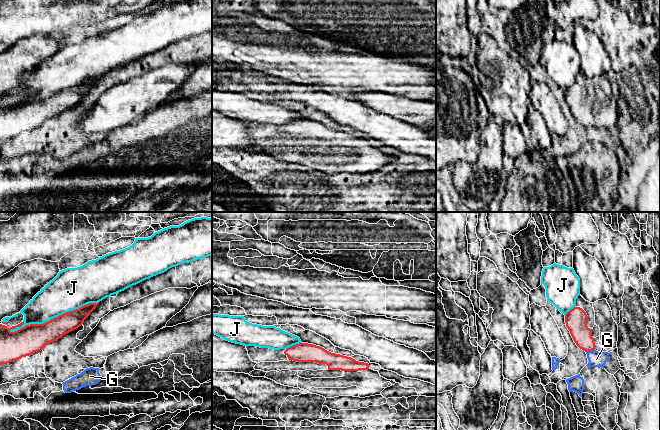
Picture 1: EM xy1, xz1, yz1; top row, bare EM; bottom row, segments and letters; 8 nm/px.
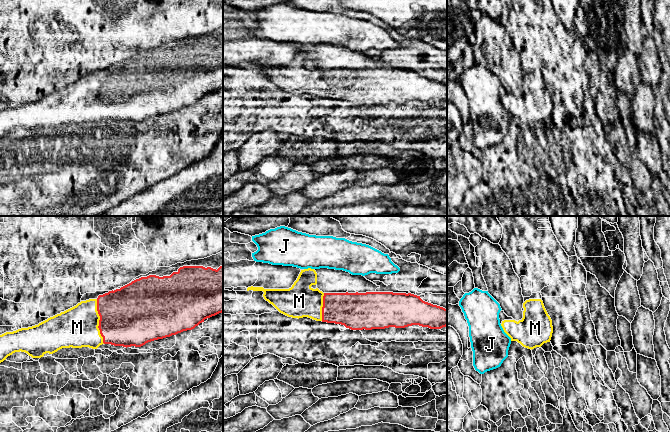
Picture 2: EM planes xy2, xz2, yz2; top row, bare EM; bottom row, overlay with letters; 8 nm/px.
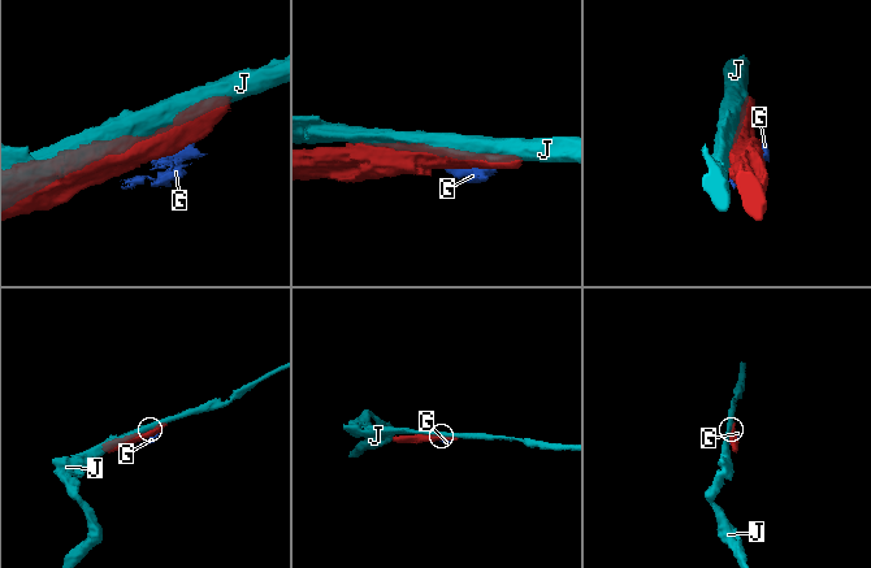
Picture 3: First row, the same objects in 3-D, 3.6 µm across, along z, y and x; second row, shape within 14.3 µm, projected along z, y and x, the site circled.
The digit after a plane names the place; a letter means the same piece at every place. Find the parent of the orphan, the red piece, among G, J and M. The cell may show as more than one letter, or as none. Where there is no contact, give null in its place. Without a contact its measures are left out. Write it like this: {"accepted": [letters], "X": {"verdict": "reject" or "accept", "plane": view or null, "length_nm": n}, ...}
{"accepted": ["M"], "G": {"verdict": "reject", "plane": "yz1", "length_nm": 80}, "J": {"verdict": "reject", "plane": "xy1", "length_nm": 750}, "M": {"verdict": "accept", "plane": "xy2", "length_nm": 360}}

